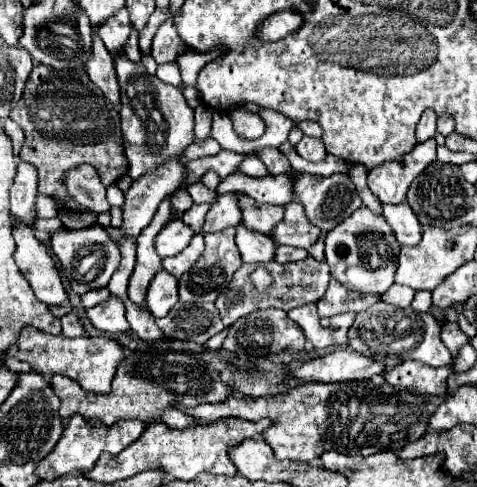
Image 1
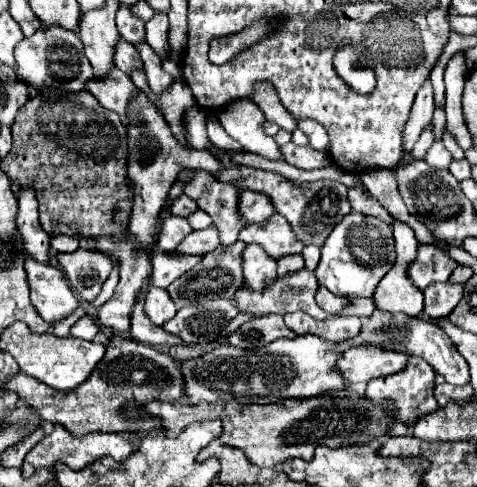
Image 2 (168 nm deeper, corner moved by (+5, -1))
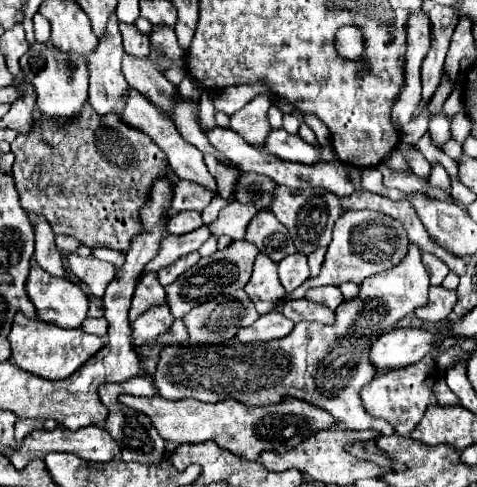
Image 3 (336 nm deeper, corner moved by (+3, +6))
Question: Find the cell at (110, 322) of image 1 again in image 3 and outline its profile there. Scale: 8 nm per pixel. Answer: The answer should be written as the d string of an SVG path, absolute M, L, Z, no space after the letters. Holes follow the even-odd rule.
M143 273L141 281L137 281L137 289L133 293L129 321L135 321L141 313L145 313L151 305L165 303L165 289L157 279L157 273Z

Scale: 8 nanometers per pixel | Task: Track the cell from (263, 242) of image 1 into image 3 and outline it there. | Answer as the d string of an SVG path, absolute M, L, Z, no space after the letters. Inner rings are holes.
M259 253L253 265L253 275L245 285L245 293L255 303L259 315L273 311L285 297L285 287L277 277L277 263Z

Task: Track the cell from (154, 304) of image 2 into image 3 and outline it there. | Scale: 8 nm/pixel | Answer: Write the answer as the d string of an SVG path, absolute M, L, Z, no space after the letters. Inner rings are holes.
M157 305L157 309L149 309L149 313L137 317L131 323L133 329L133 345L141 348L145 343L155 341L155 337L171 327L175 317L171 315L167 305Z

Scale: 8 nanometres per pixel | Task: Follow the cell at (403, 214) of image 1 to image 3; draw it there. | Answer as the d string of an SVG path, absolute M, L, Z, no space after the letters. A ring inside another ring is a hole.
M411 243L405 261L365 279L359 297L343 301L335 311L337 321L329 327L303 321L287 337L267 343L243 345L239 341L227 341L221 345L163 347L155 371L159 395L167 399L199 399L205 403L241 399L245 405L261 407L277 403L283 397L293 397L329 411L341 429L373 429L381 435L393 435L393 425L365 413L361 405L359 391L377 373L369 361L369 347L383 331L395 327L399 319L426 305L428 290L429 275L421 263L421 251Z

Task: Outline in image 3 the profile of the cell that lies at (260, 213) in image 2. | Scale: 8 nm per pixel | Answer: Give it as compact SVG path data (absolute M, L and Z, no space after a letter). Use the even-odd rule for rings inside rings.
M231 199L229 205L221 209L217 221L209 225L209 229L217 237L227 235L231 239L243 239L245 237L245 227L249 225L249 221L255 217L257 211L259 211L257 205L245 205L241 201Z

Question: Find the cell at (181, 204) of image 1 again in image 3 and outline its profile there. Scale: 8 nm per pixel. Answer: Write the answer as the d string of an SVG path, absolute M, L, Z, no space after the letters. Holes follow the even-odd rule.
M177 181L173 189L173 211L203 211L209 201L213 199L213 193L201 185L195 185L191 181Z

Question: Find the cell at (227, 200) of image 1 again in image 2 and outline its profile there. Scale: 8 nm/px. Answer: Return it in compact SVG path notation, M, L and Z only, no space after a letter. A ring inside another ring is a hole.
M215 226L205 228L205 230L195 230L191 232L187 238L183 238L183 242L171 252L173 256L179 254L187 254L187 256L203 256L207 252L213 252L219 246L219 238L215 232Z

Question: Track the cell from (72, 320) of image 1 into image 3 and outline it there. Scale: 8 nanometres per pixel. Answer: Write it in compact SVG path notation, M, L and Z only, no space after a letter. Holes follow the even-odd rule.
M101 317L101 319L85 319L83 325L81 325L81 329L83 329L85 333L91 333L91 335L101 337L101 335L107 333L107 321L105 321L103 317Z

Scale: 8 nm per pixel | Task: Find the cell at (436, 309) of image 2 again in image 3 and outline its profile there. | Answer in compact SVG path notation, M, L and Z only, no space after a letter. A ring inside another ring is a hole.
M429 287L429 303L425 307L415 309L415 315L423 321L433 321L439 323L449 317L453 311L453 305L457 303L457 291L455 289L445 289L445 287Z

